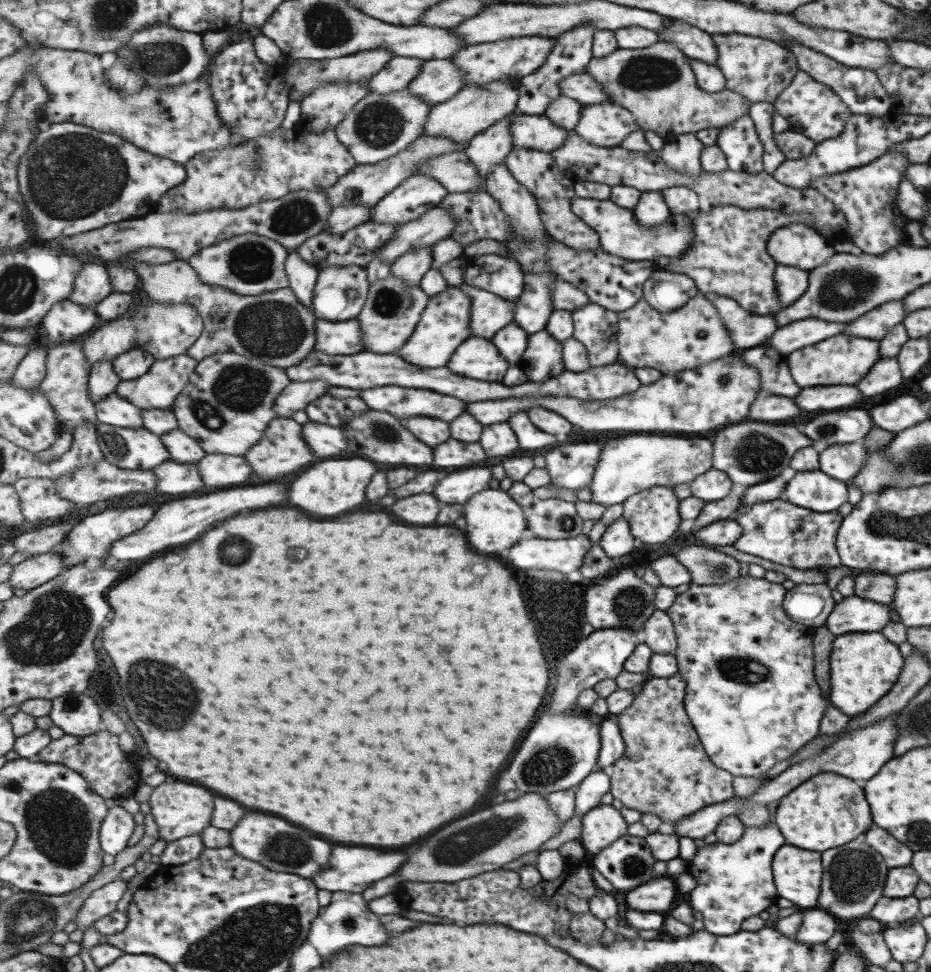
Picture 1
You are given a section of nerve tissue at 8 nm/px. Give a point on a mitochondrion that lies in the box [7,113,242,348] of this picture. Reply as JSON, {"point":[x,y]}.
{"point":[69,174]}

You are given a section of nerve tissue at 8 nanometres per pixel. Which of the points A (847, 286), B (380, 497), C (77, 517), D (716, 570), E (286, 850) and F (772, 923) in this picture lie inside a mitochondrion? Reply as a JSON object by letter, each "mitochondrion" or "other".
{"A":"mitochondrion","B":"other","C":"other","D":"mitochondrion","E":"mitochondrion","F":"other"}

